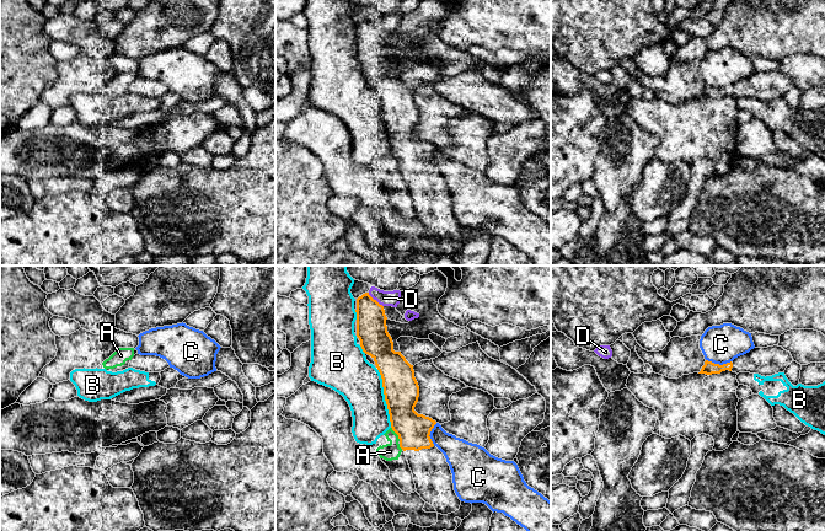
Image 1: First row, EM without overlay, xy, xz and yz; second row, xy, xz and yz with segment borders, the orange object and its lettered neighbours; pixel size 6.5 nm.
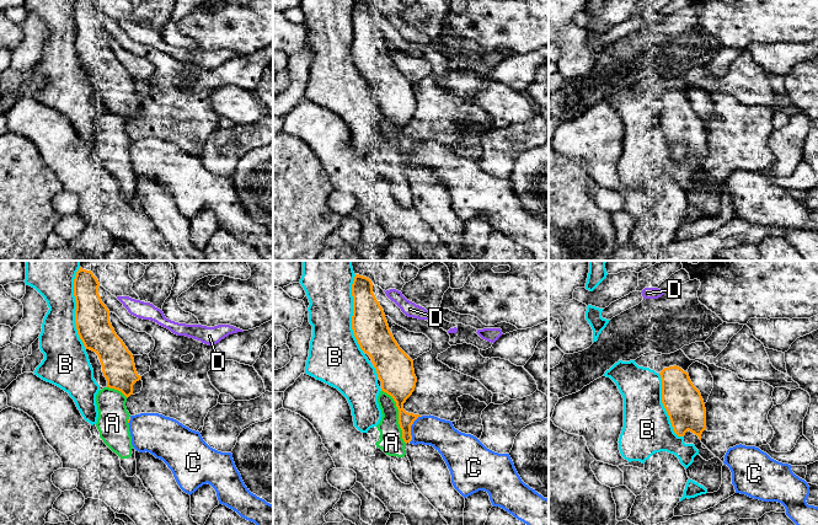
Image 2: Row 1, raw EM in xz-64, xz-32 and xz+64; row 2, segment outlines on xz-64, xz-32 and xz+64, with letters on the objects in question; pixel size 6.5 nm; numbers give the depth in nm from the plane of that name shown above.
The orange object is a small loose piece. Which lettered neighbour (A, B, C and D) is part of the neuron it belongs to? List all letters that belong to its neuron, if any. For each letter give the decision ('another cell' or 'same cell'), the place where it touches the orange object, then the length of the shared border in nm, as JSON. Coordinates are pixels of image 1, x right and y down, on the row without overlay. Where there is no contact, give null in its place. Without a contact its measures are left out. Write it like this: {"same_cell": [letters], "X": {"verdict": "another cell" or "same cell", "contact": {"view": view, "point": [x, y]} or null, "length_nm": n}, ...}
{"same_cell": [], "A": {"verdict": "another cell", "contact": {"view": "xz", "point": [396, 157]}, "length_nm": 110}, "B": {"verdict": "another cell", "contact": {"view": "xz", "point": [385, 123]}, "length_nm": 400}, "C": {"verdict": "another cell", "contact": {"view": "yz", "point": [718, 89]}, "length_nm": 170}, "D": {"verdict": "another cell", "contact": {"view": "xz", "point": [375, 25]}, "length_nm": 140}}

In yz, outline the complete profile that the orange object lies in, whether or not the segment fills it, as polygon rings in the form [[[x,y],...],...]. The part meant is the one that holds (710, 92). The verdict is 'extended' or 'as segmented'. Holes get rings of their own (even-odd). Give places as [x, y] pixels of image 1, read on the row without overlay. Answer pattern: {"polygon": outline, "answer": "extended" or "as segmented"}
{"polygon": [[[782,71],[754,73],[749,77],[723,90],[706,85],[698,98],[712,100],[729,95],[736,98],[750,97],[766,102],[783,97],[792,86],[794,85],[791,77]]], "answer": "extended"}

